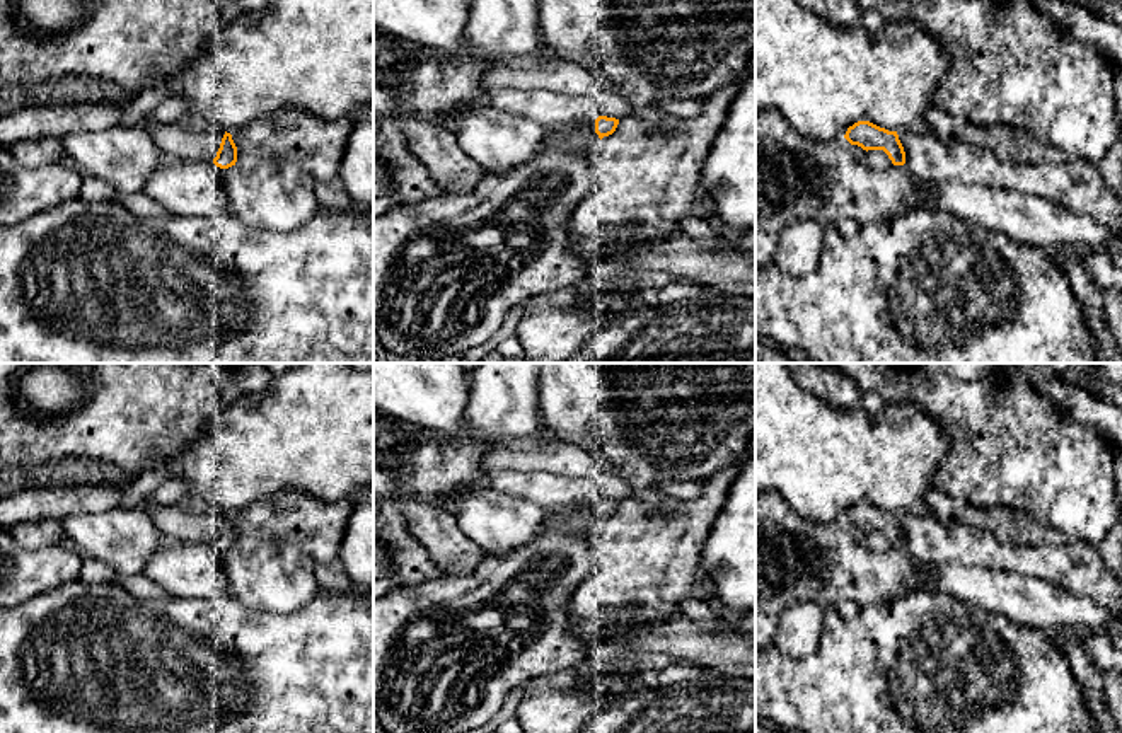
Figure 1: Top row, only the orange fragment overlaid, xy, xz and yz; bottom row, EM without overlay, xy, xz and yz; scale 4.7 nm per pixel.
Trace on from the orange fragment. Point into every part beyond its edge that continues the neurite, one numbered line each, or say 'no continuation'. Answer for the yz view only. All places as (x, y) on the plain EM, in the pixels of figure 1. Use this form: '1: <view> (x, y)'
no continuation

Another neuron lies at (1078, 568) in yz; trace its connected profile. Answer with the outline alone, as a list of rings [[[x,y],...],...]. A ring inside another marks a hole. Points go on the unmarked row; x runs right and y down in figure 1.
[[[931,511],[899,513],[904,551],[928,564],[958,563],[1020,573],[1055,583],[1079,598],[1090,598],[1122,619],[1122,583],[1105,568],[1090,544],[1030,545],[999,540],[991,530],[940,522]]]

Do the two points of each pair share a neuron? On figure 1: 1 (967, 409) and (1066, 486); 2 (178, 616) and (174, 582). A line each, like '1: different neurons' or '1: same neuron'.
1: same neuron
2: different neurons

